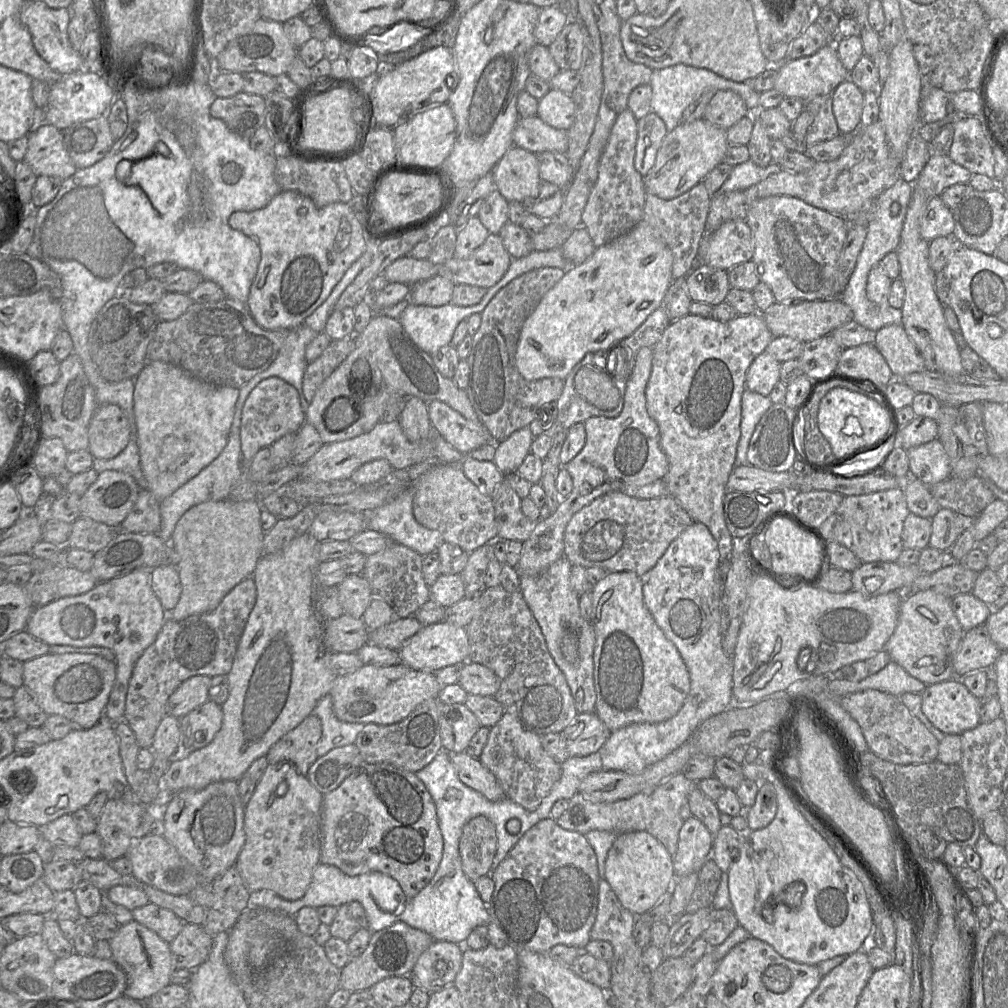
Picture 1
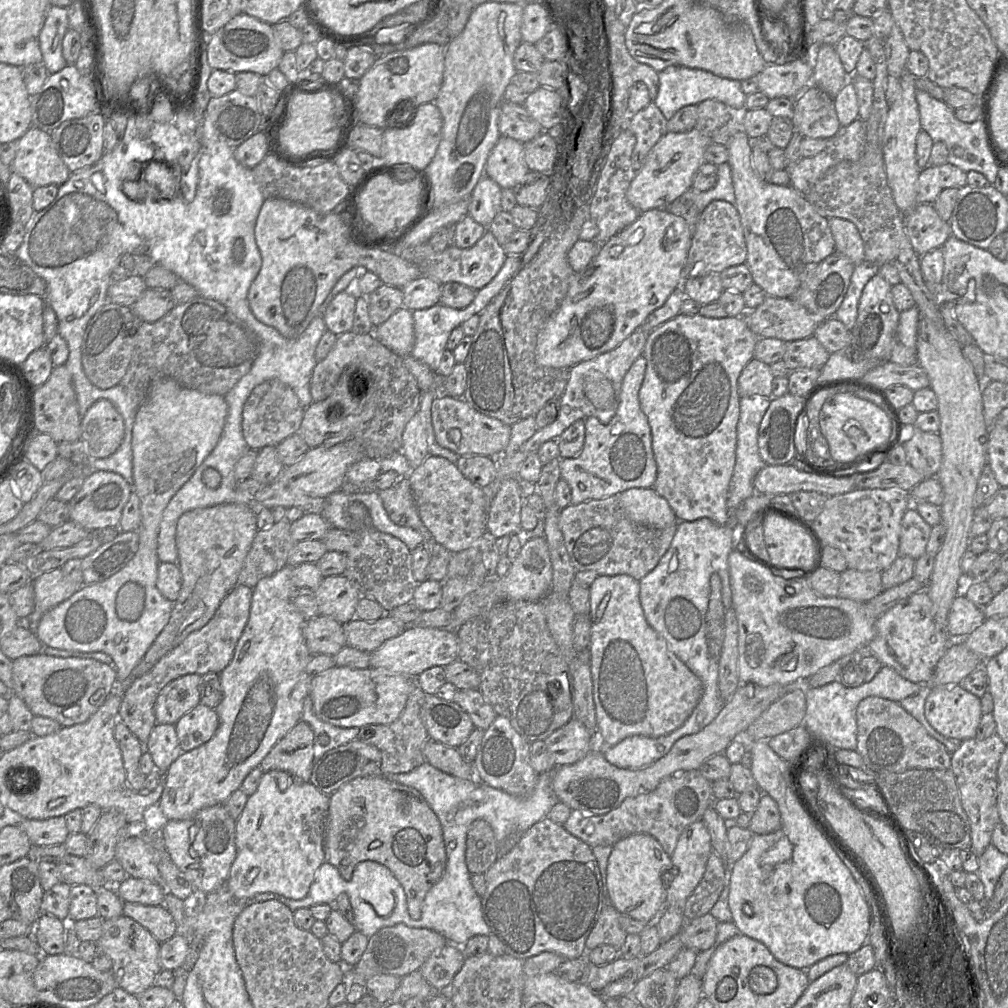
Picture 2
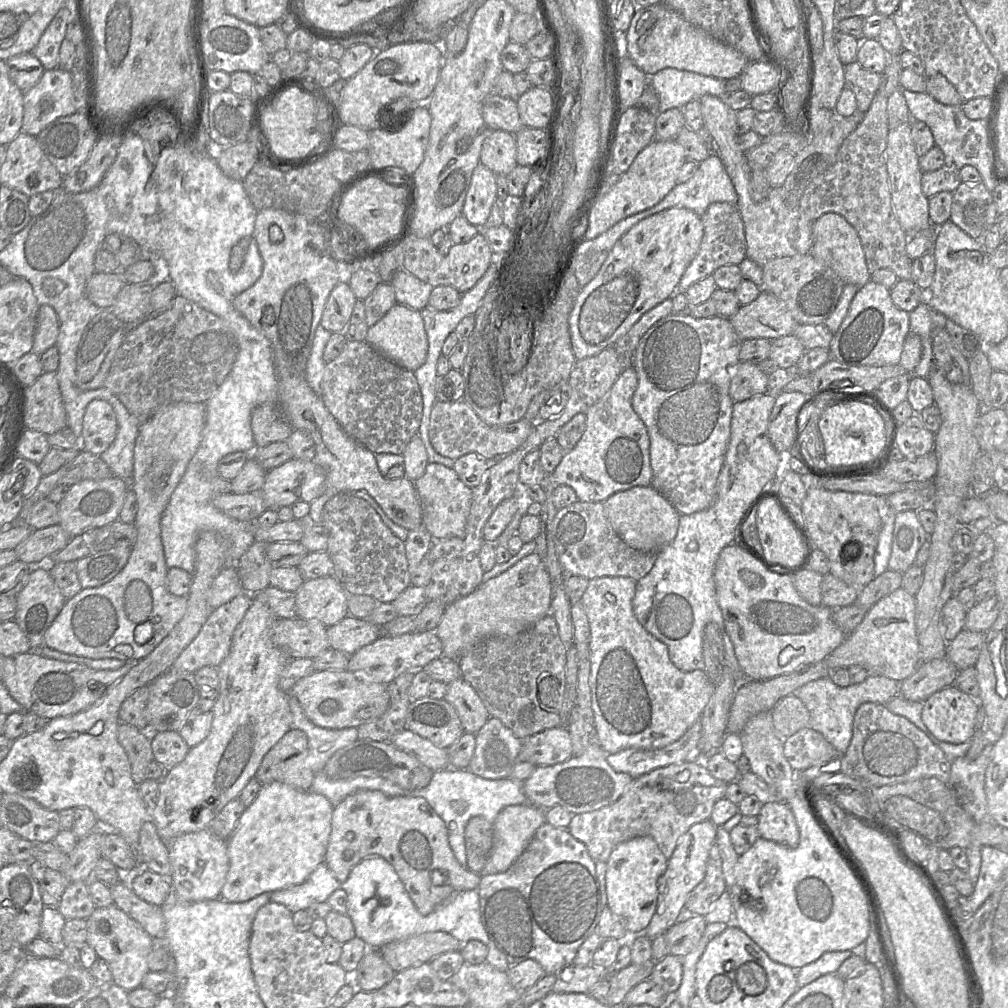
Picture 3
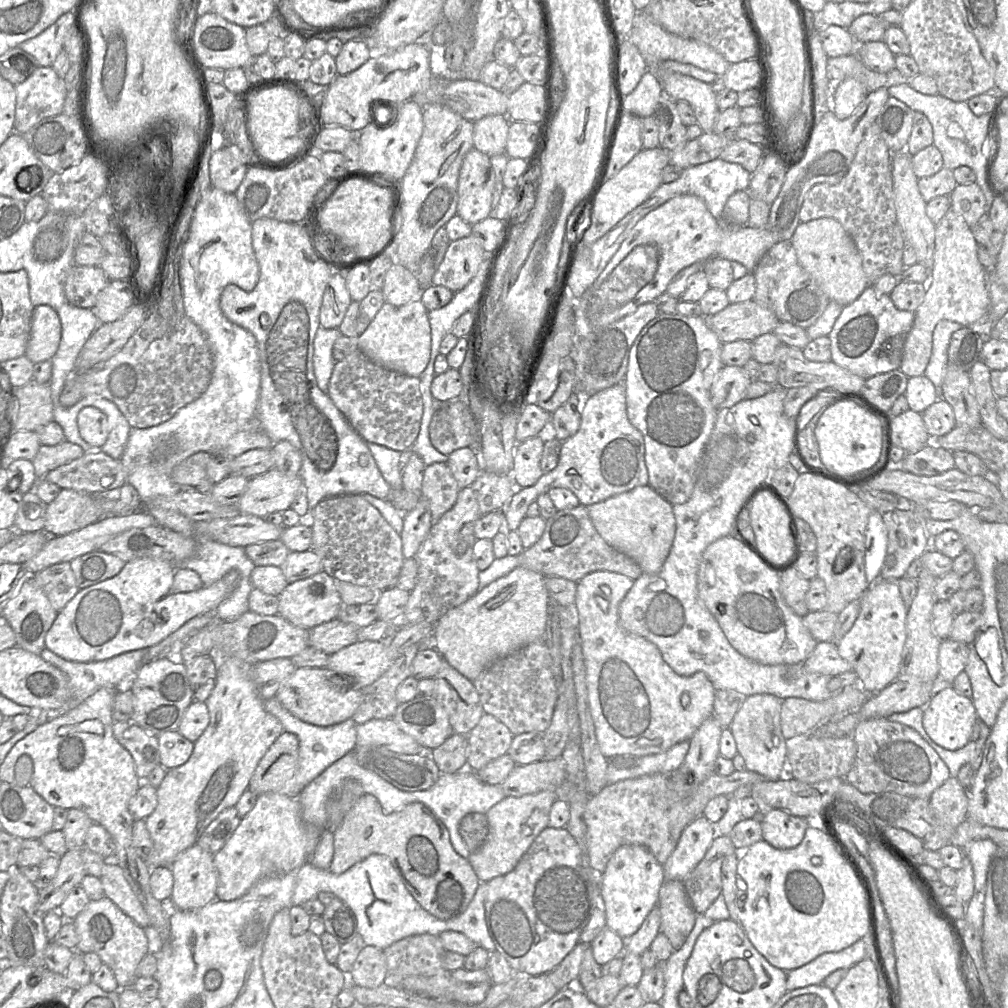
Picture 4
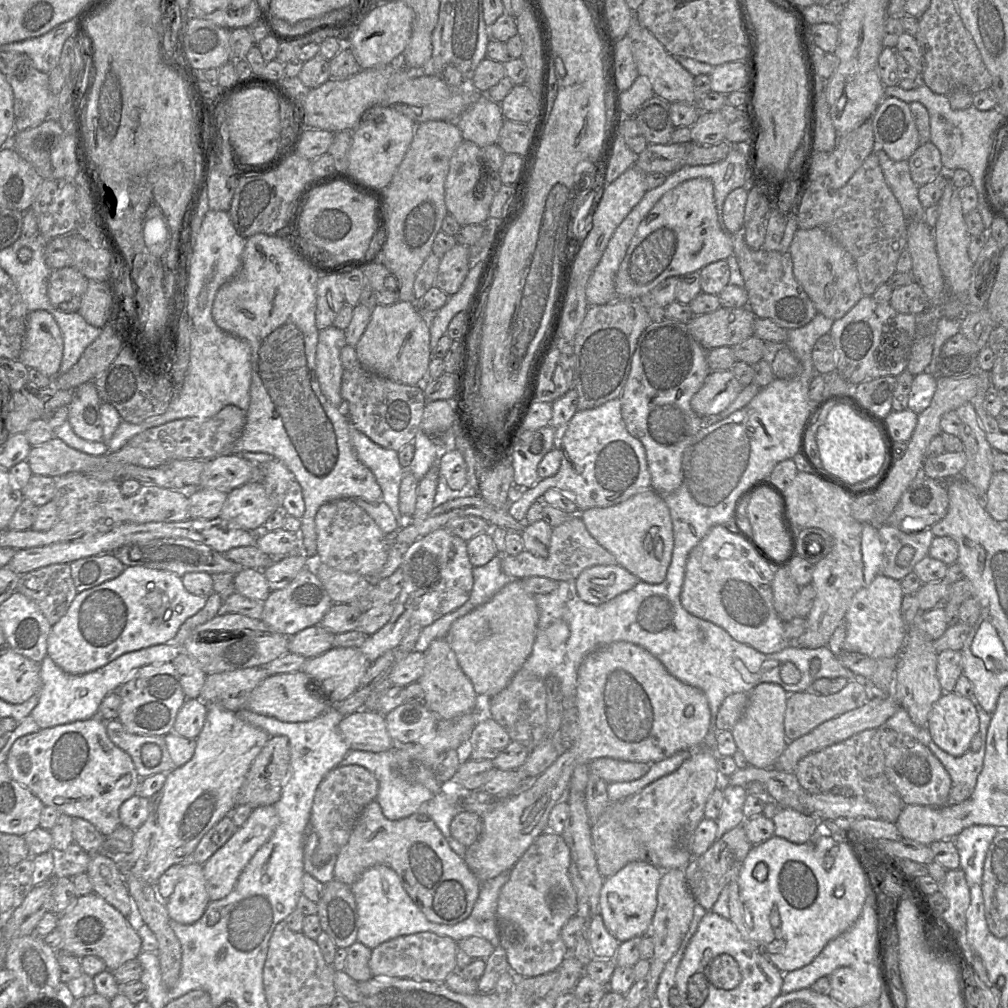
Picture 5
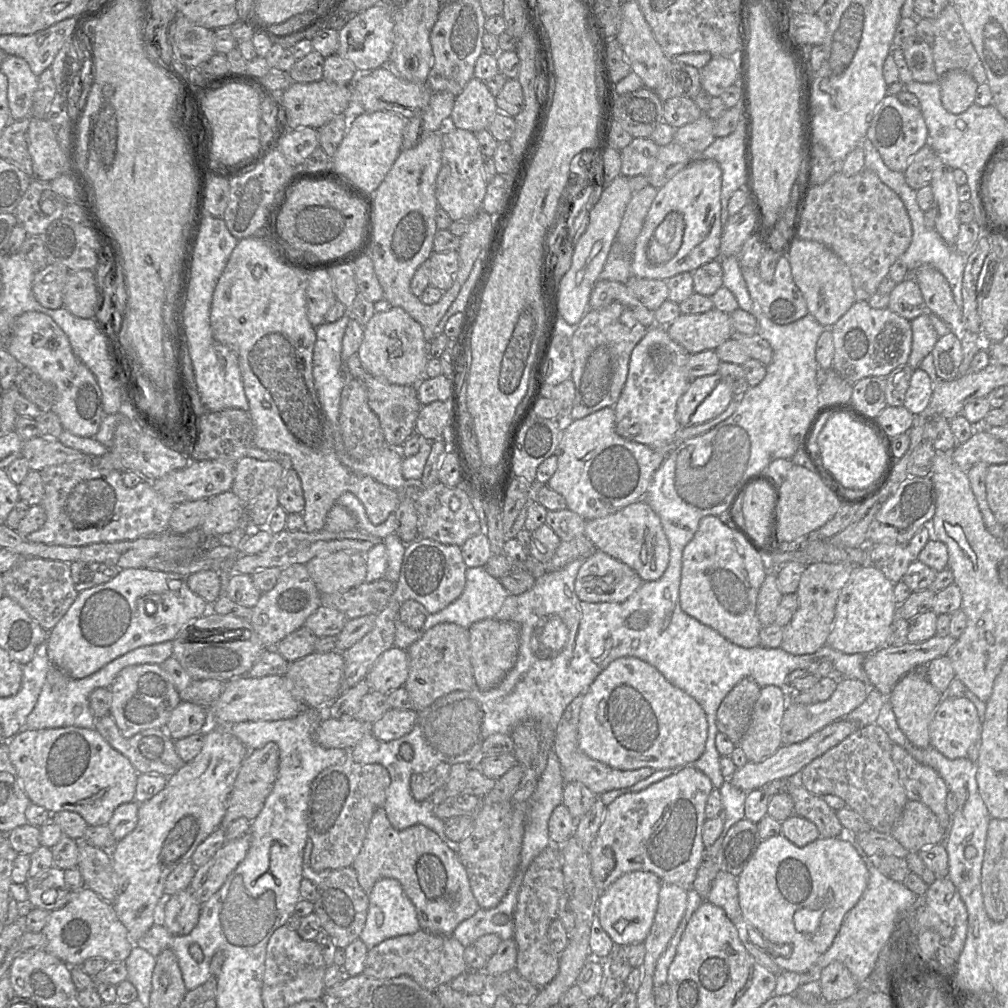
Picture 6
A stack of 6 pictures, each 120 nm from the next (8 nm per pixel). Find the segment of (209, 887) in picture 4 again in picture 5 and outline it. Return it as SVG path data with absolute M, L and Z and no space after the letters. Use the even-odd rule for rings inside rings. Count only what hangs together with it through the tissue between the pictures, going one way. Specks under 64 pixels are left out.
M191 860L182 864L181 877L166 900L170 919L181 924L195 923L210 901L202 865Z

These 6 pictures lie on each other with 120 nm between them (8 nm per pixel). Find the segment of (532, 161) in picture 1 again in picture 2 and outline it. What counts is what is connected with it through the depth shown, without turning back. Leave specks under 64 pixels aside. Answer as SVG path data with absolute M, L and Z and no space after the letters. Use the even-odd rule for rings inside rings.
M501 135L488 156L485 175L501 188L513 189L523 183L529 171L524 158L524 144Z

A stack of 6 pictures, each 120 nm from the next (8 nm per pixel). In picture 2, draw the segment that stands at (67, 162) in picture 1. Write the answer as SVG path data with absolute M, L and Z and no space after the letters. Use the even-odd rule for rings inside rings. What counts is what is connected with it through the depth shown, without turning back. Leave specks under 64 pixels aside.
M33 126L17 140L17 153L10 166L12 173L20 175L33 188L50 184L60 186L71 174L69 168L58 155L50 134Z

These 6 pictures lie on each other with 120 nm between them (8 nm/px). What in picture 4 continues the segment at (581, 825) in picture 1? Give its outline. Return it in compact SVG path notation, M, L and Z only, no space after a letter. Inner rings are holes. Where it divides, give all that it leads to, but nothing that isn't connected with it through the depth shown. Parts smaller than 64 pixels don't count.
M735 770L728 776L720 776L713 773L690 796L681 798L668 789L669 775L658 773L607 784L600 793L590 796L583 816L587 826L586 854L588 864L598 876L601 876L605 871L612 854L623 845L643 846L652 853L660 864L664 865L675 850L684 829L693 820L703 815L703 811L711 799L719 795L731 796L742 785L753 785L758 781L766 780L759 774L749 770L744 772Z

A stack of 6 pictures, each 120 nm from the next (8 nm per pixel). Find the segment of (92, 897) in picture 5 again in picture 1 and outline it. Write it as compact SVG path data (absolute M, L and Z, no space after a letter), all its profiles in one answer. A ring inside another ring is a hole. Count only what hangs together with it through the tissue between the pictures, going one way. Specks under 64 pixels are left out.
M133 920L121 925L108 941L112 960L126 976L125 996L139 1002L146 1002L152 995L171 983L170 977L176 968L170 946L154 931Z

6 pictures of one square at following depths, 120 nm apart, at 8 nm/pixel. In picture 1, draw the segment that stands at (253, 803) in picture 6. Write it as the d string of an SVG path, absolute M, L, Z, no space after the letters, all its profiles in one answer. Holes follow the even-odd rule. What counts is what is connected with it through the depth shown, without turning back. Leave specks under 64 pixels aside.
M310 714L269 749L266 755L268 764L287 761L292 763L300 774L307 776L310 766L318 758L317 745L321 735L319 717Z

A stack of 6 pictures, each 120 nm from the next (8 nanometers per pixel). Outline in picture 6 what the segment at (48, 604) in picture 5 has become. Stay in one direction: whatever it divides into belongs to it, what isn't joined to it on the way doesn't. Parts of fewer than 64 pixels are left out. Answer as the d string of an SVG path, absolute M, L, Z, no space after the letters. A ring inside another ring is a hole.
M23 557L4 572L2 578L5 596L16 601L48 632L64 616L78 595L71 577L70 564L64 561Z

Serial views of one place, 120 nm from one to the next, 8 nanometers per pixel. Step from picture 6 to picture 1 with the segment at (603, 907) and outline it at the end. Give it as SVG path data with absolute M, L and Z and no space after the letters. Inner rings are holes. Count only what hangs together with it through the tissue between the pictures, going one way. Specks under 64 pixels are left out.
M646 831L619 834L605 861L605 879L620 903L635 916L652 909L675 882L673 857L653 835Z

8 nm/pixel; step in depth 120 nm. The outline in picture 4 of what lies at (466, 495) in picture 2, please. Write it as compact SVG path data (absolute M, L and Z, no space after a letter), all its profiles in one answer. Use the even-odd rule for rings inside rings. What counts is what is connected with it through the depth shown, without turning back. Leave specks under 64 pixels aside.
M433 463L424 469L420 496L429 505L432 523L455 504L460 488L446 463Z

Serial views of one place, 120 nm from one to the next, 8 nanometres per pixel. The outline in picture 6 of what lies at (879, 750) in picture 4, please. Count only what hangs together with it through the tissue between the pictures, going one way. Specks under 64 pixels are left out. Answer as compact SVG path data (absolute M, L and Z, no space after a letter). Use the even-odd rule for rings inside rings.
M894 743L891 758L908 800L919 801L928 806L947 831L952 816L946 809L948 787L942 777L932 767L918 762L903 747Z

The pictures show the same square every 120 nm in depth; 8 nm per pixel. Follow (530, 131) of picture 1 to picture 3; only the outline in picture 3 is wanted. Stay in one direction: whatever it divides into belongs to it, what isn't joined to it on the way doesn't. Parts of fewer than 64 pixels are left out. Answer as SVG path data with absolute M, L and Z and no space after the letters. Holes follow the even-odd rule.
M490 93L483 101L482 116L491 130L516 134L524 126L521 122L516 98L503 98Z

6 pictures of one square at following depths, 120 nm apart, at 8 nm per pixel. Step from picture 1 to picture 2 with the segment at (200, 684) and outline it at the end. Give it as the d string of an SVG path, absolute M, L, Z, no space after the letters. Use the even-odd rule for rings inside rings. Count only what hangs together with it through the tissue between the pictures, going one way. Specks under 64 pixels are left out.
M186 674L169 682L156 699L154 713L157 724L176 724L188 711L200 703L201 676Z

